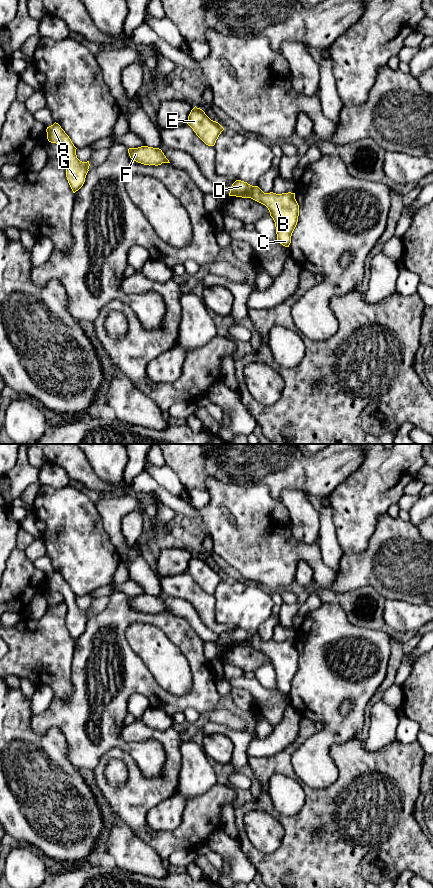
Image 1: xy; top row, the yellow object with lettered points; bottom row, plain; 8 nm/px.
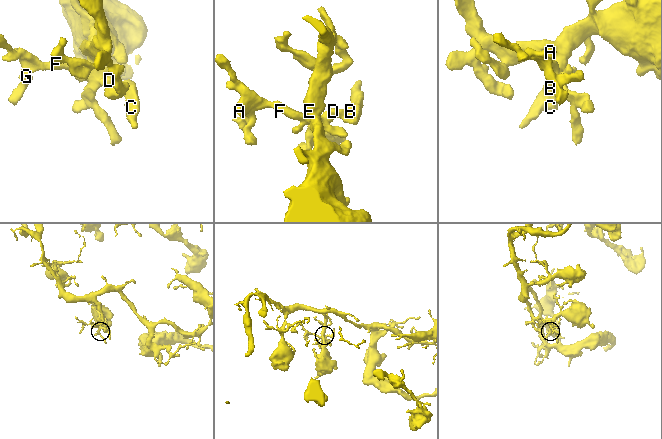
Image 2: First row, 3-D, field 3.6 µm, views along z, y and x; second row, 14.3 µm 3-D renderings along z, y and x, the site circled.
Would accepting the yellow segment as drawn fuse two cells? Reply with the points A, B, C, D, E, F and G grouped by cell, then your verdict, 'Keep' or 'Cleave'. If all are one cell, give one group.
Groups: A B C D E F G. Keep

